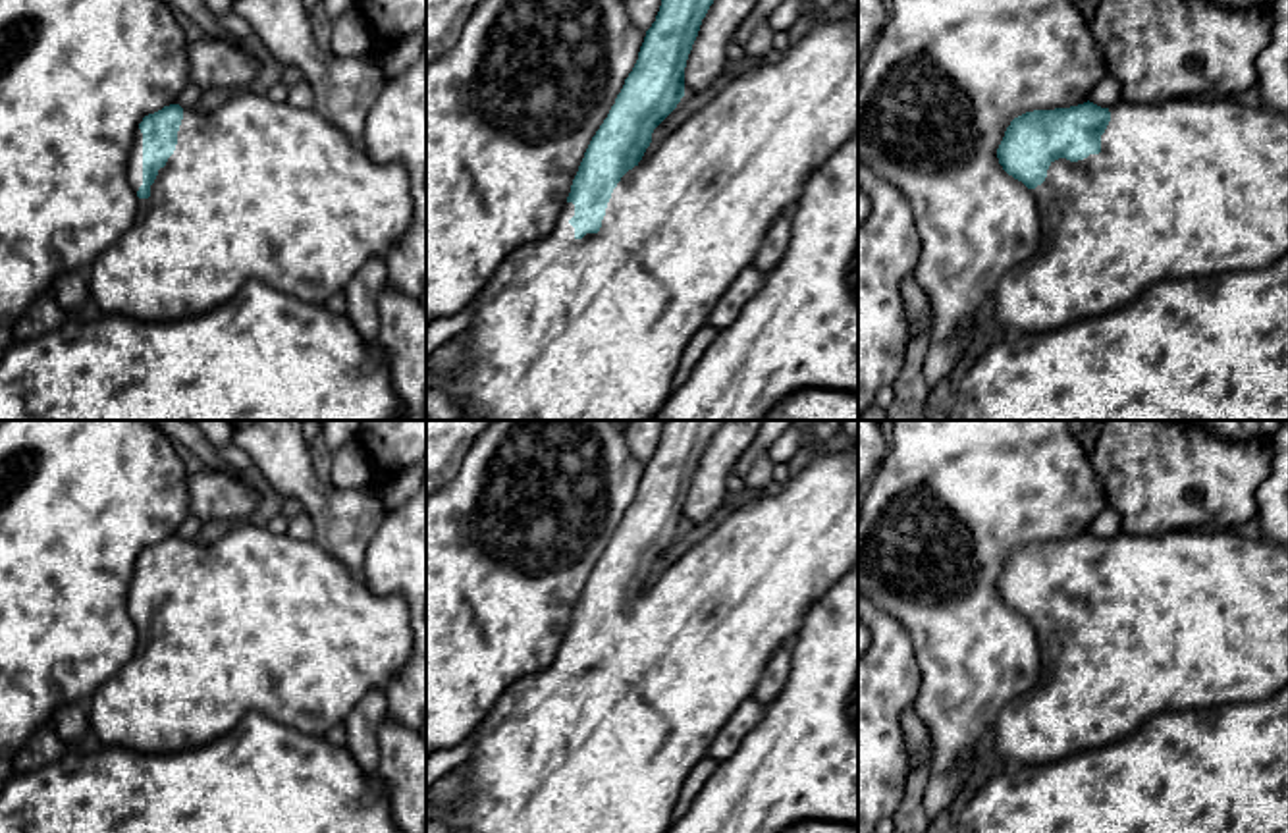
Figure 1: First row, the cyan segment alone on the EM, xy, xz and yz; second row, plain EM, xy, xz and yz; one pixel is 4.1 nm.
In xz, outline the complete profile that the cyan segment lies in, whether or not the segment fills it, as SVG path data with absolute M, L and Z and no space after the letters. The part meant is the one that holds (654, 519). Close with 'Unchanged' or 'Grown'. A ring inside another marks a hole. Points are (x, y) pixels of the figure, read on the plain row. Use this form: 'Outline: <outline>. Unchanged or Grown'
Outline: M665 420L656 453L646 463L638 492L625 511L607 550L592 569L571 625L553 661L511 685L492 706L490 713L470 735L474 744L465 762L467 794L449 808L436 808L426 818L440 820L461 833L667 833L673 825L683 783L704 760L715 735L729 721L733 712L752 698L769 658L787 642L794 644L810 607L821 600L841 577L858 561L858 440L843 451L821 451L810 457L806 467L781 484L775 494L758 494L742 503L702 542L686 550L657 578L652 578L654 561L677 540L684 528L684 499L702 451L723 420Z. Grown

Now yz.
Outline: M1192 528L1033 542L1010 553L997 590L1032 623L1041 652L1033 690L1005 706L993 725L995 750L1006 766L1107 746L1167 712L1261 702L1288 683L1288 546L1265 538L1244 538L1234 528Z. Grown

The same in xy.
Outline: M251 521L235 524L218 542L202 546L197 540L179 536L143 550L135 563L127 594L127 611L139 629L139 644L131 661L89 698L91 731L108 746L125 746L141 754L175 754L204 746L229 733L247 713L262 712L272 719L310 737L326 737L328 731L345 723L355 704L374 688L386 688L413 654L415 636L411 609L403 596L374 596L362 575L351 573L335 555L328 553L314 540L295 540L287 532L274 534L268 526Z. Grown

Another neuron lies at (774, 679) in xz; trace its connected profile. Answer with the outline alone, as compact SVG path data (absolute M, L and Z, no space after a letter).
M783 644L767 661L752 698L764 706L771 704L787 686L792 663L792 644Z

